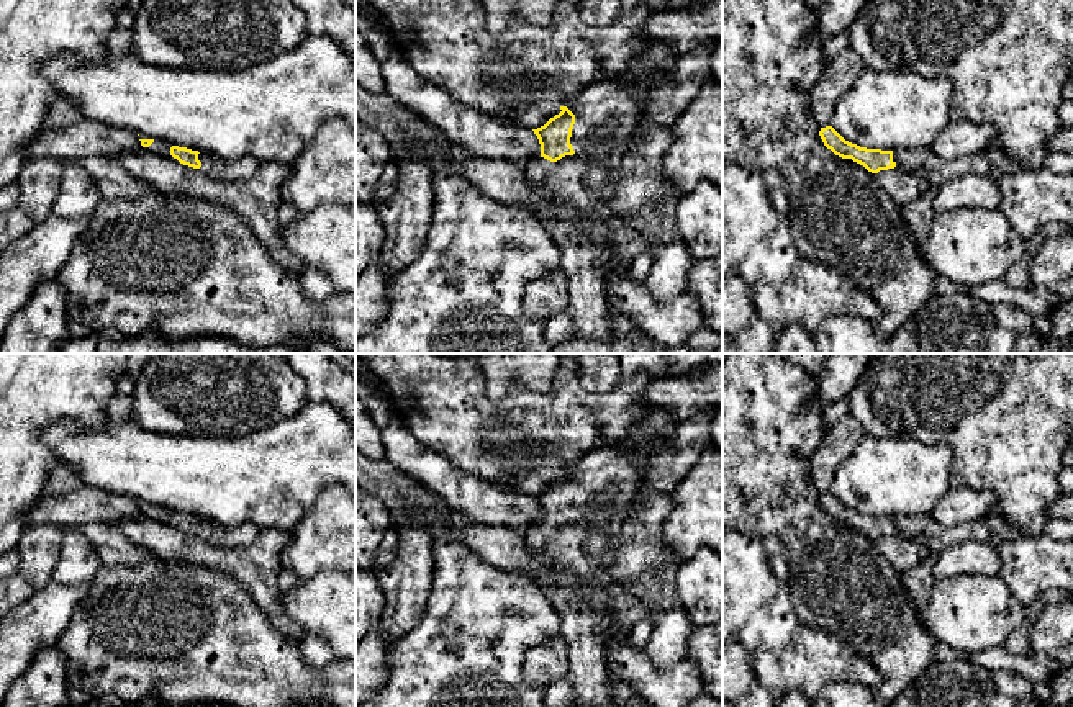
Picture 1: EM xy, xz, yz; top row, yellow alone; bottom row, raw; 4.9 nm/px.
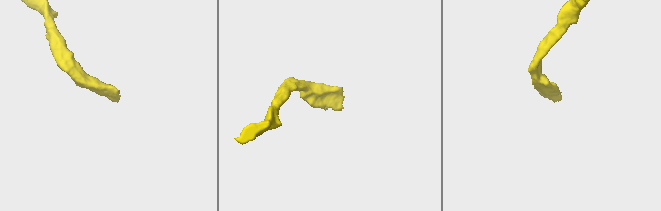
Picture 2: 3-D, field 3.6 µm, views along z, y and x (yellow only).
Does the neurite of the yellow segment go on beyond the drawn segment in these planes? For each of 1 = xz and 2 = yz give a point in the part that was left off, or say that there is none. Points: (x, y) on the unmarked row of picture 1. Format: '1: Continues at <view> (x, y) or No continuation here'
1: Continues at xz (606, 470)
2: Continues at yz (924, 527)

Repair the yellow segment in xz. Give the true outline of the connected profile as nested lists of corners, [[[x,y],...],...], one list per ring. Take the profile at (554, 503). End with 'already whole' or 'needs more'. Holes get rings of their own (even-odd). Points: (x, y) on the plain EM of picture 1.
[[[637,434],[616,445],[591,450],[578,458],[572,470],[560,473],[562,478],[544,493],[532,496],[541,511],[541,524],[524,534],[526,548],[547,556],[557,570],[578,578],[591,589],[588,597],[580,597],[547,578],[532,578],[562,617],[560,637],[570,663],[567,676],[578,707],[611,707],[603,660],[603,591],[613,581],[608,574],[613,556],[585,552],[586,522],[591,517],[591,504],[609,494],[608,529],[611,535],[619,532],[627,501],[642,481],[641,470],[626,452],[645,442],[645,435]]] | needs more

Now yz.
[[[832,493],[821,494],[819,502],[827,516],[842,525],[852,525],[868,538],[901,535],[908,540],[922,542],[930,553],[957,545],[960,542],[978,540],[993,543],[996,538],[1021,538],[1022,532],[1012,527],[1003,514],[963,522],[955,527],[940,525],[930,514],[881,517],[867,516],[845,507]]] | needs more

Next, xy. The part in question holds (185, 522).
[[[139,501],[139,507],[143,514],[152,519],[172,522],[180,530],[200,535],[206,542],[220,547],[247,547],[257,538],[260,530],[252,522],[244,522],[234,527],[224,527],[213,520],[201,520],[187,514],[172,512],[162,506],[152,506],[144,501]]] | needs more

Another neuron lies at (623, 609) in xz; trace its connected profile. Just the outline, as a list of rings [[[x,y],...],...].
[[[614,579],[604,586],[603,602],[606,607],[603,656],[624,630],[644,619],[652,619],[659,606],[650,596],[627,592]]]

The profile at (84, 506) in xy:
[[[84,486],[77,491],[39,499],[26,514],[26,525],[77,527],[115,524],[139,517],[139,502],[128,496]]]

